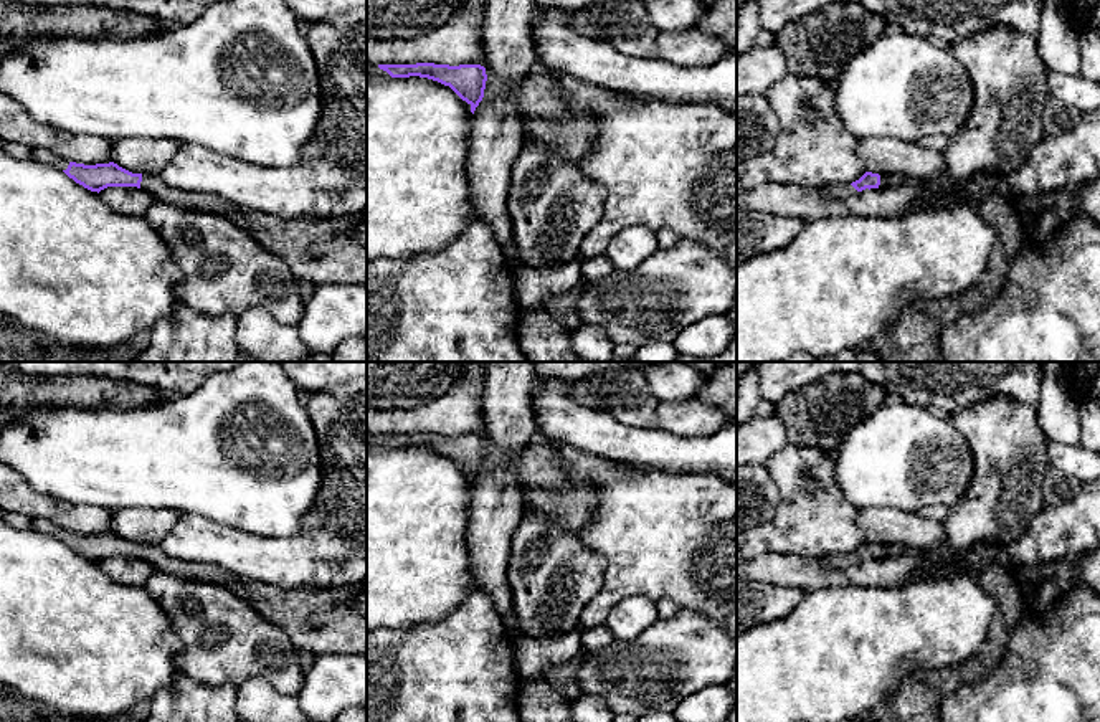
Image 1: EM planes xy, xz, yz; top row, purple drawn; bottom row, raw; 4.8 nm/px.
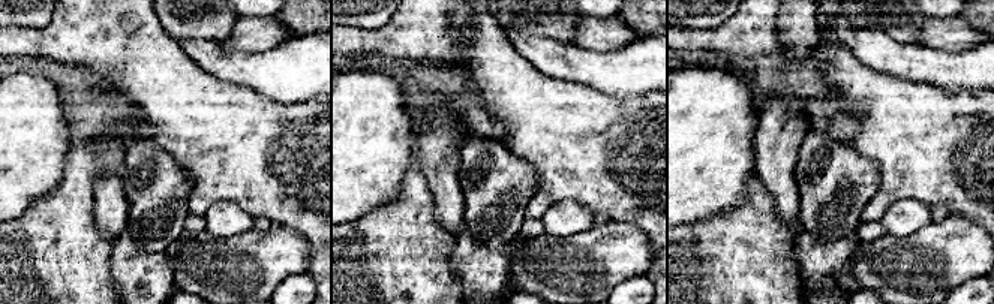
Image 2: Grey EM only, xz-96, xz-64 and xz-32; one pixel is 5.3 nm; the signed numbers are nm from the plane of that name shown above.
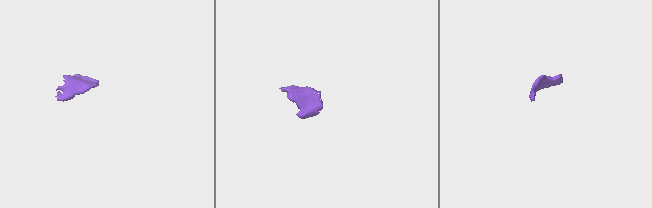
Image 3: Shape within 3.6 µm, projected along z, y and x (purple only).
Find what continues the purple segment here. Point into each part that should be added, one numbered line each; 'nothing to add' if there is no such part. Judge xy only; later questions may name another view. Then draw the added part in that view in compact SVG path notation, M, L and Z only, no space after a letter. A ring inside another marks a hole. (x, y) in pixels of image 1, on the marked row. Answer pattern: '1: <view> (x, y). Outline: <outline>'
1: xy (43, 156). Outline: M31 149L31 159L46 165L53 165L58 170L66 170L69 162L46 149Z
2: xy (329, 250). Outline: M142 173L140 188L157 202L225 215L286 261L297 279L315 286L334 283L367 286L367 210L347 216L287 221L233 205L211 193L170 187L160 175Z

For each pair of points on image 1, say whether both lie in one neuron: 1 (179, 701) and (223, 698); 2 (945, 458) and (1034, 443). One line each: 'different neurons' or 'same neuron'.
1: same neuron
2: different neurons

